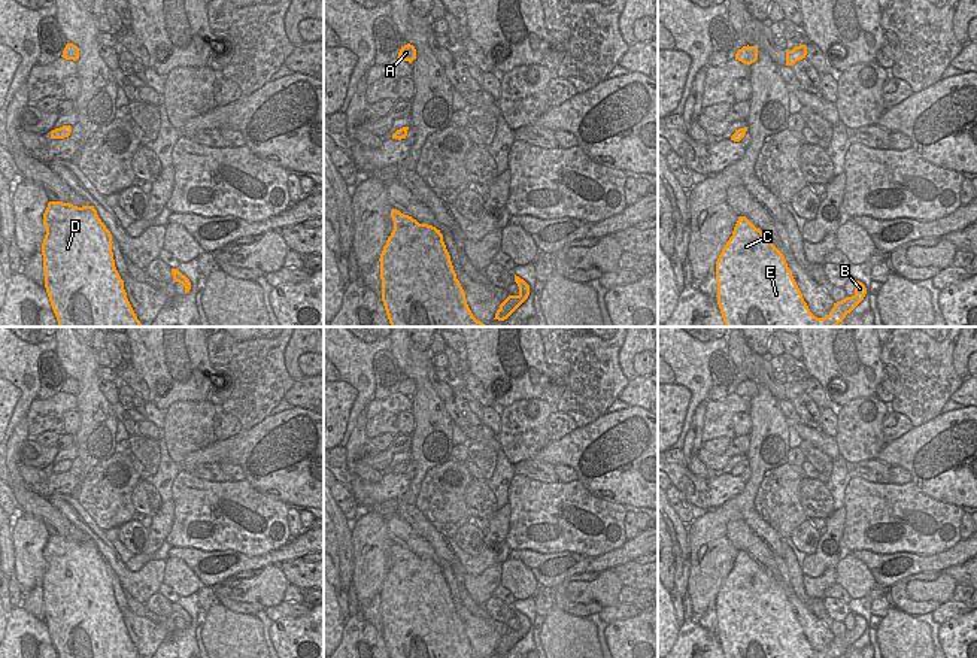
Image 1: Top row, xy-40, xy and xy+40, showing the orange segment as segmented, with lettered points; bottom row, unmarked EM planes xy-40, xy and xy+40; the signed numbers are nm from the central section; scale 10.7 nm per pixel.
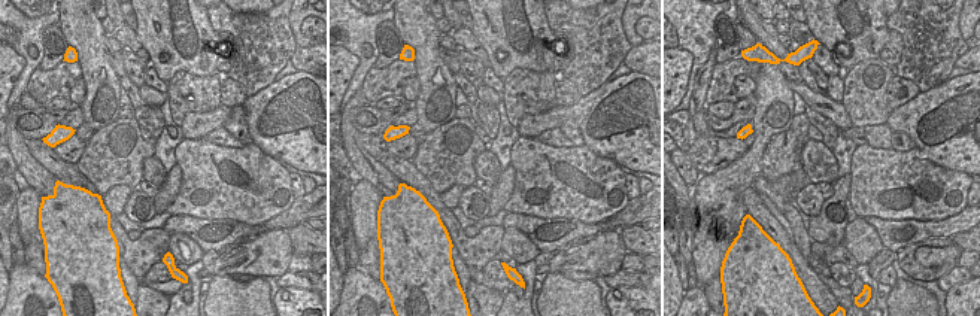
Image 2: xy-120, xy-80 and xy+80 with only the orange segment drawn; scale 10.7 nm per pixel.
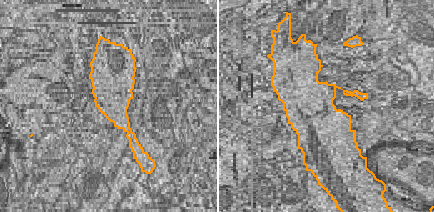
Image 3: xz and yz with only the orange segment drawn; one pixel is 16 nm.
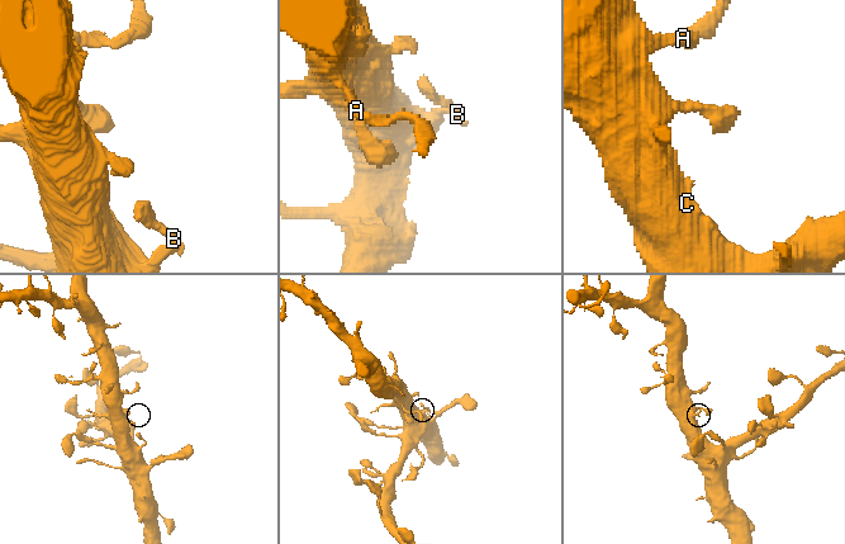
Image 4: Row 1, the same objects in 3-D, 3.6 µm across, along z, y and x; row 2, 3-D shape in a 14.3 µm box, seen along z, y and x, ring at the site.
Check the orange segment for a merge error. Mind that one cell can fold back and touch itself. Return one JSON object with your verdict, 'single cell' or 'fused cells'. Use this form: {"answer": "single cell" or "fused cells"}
{"answer": "single cell"}

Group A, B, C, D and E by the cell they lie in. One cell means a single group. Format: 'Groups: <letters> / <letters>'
Groups: A B C D E.

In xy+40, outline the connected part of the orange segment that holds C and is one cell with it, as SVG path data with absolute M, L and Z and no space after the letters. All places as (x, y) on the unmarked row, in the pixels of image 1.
M738 551L716 595L716 618L725 658L840 658L867 628L855 615L852 631L834 637L828 651L814 651L783 588L746 551Z

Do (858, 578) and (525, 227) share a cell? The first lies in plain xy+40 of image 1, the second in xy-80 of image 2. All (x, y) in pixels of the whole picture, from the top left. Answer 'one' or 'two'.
two

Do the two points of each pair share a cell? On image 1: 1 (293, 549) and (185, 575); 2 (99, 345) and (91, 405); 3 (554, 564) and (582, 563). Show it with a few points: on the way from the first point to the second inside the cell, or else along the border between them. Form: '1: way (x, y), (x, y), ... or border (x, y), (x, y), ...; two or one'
1: border (169, 557), (182, 560), (203, 585); two
2: border (90, 346), (97, 352); two
3: way (561, 564), (575, 564); one

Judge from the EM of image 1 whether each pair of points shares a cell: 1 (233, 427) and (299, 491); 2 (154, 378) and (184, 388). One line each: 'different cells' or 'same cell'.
1: different cells
2: same cell

